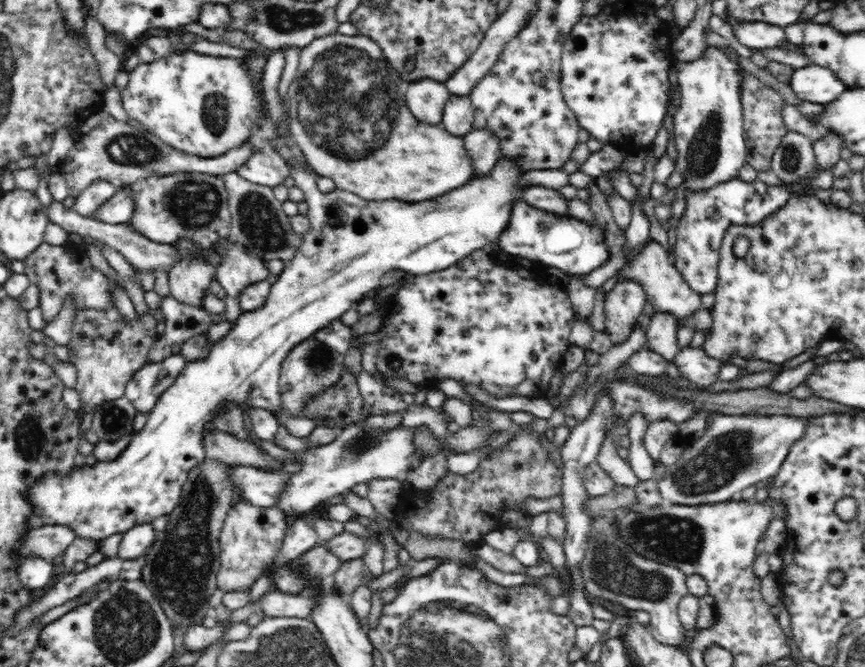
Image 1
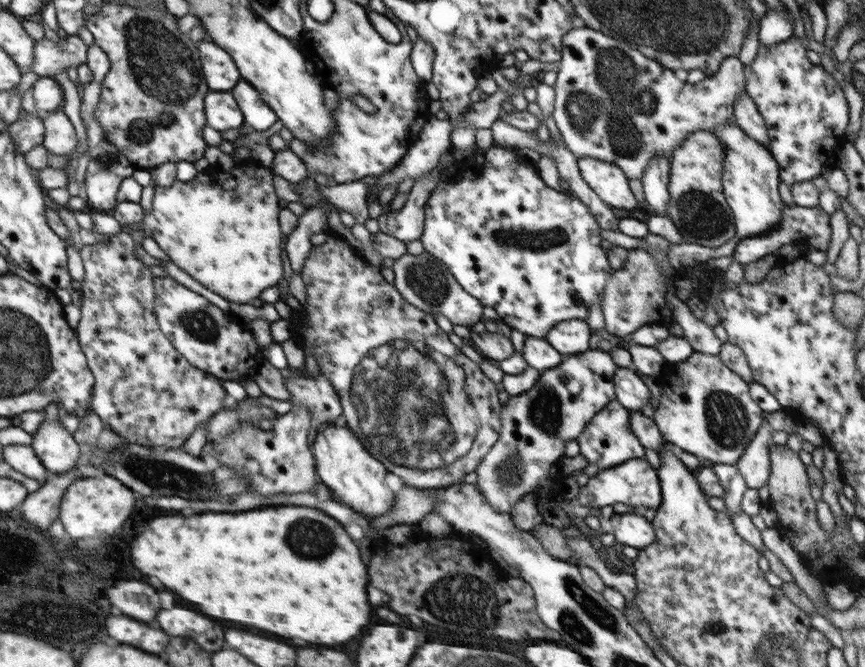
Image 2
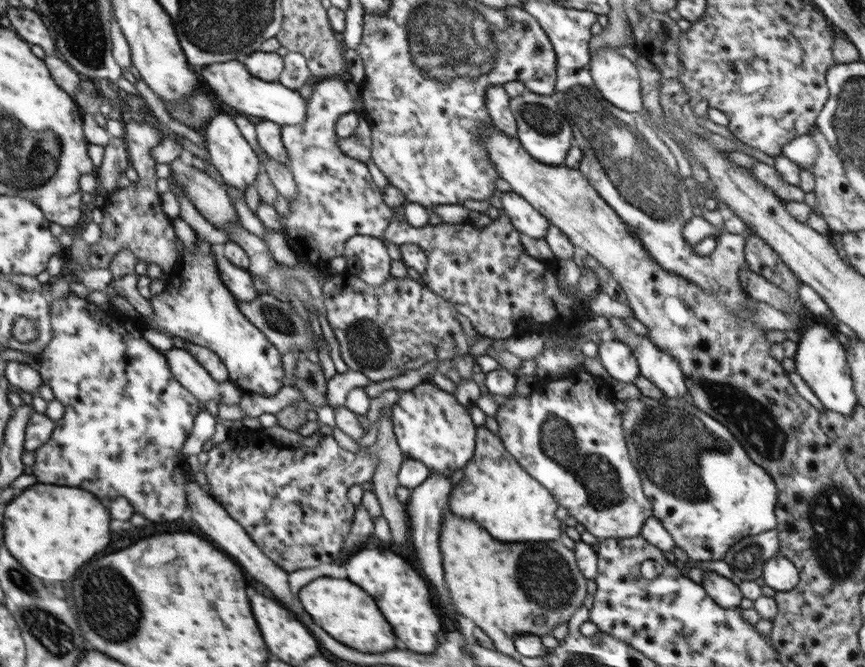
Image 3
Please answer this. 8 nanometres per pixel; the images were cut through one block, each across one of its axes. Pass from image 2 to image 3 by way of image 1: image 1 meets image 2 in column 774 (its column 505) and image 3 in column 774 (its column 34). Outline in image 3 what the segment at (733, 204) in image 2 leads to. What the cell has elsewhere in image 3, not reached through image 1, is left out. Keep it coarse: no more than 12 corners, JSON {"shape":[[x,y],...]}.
{"shape":[[684,397],[624,400],[653,516],[694,561],[777,526],[778,489]]}

